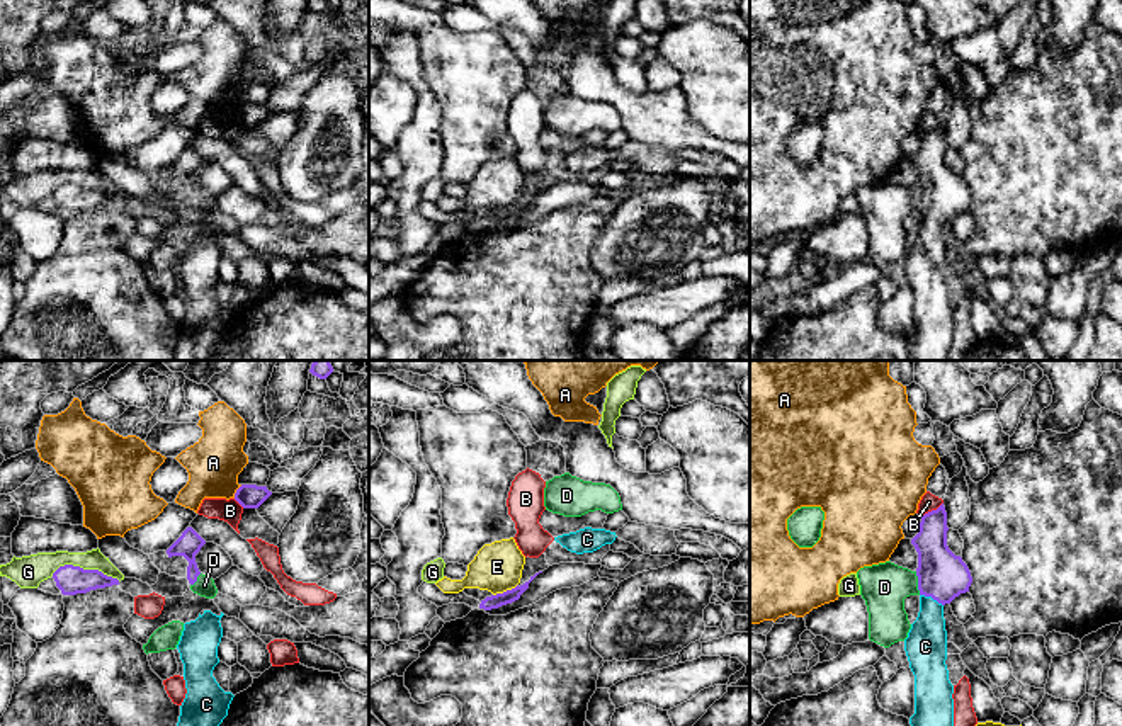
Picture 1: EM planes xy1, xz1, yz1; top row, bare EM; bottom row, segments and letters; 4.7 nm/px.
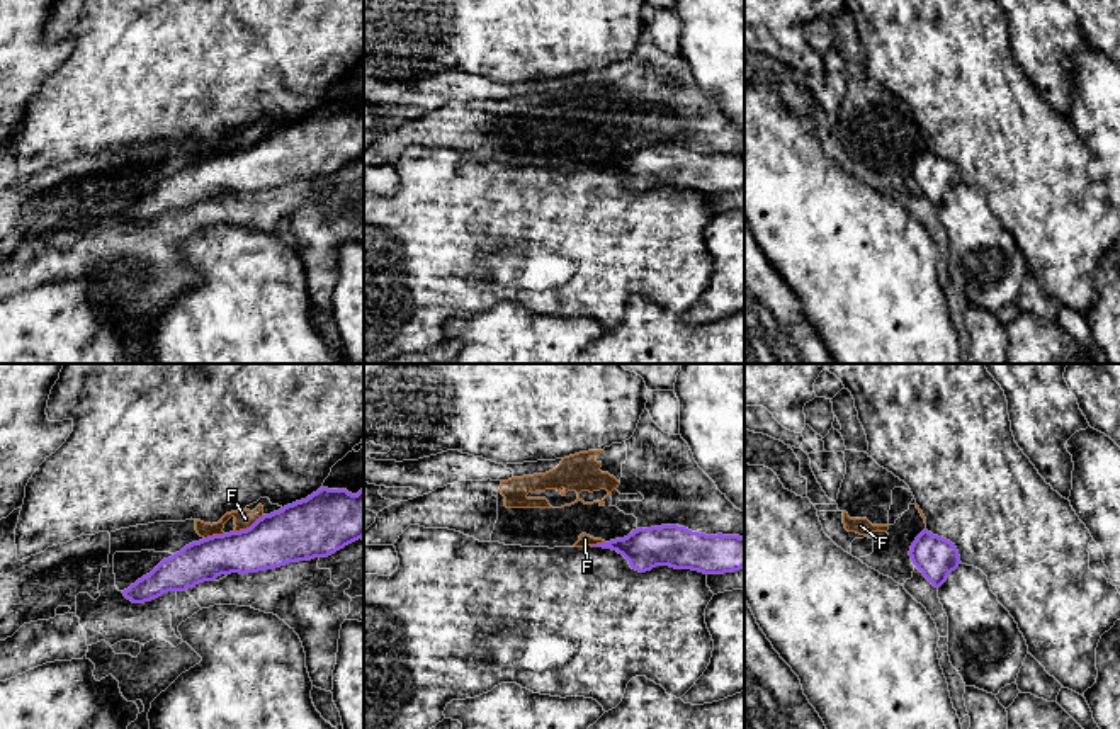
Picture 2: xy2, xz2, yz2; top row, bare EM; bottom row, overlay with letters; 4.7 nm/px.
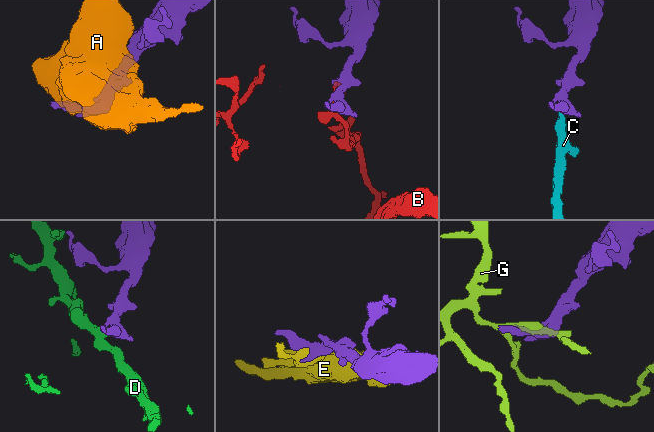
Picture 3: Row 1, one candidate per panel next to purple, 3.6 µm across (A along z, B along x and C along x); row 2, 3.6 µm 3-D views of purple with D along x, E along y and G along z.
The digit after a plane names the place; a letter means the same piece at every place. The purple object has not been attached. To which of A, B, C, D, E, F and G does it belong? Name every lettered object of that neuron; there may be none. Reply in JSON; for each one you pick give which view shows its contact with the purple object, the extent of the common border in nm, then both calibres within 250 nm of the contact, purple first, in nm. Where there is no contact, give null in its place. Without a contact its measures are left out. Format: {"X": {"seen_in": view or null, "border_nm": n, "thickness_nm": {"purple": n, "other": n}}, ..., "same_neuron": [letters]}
{"C": {"seen_in": "yz1", "border_nm": 130, "thickness_nm": {"purple": 240, "other": 200}}, "same_neuron": ["C"]}

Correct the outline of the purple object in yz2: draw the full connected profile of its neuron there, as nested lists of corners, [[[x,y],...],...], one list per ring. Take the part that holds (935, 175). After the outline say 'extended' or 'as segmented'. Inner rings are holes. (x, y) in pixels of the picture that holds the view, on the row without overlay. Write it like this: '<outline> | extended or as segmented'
[[[923,150],[911,165],[909,170],[913,184],[923,192],[923,195],[940,207],[948,194],[955,190],[962,182],[955,163]]] | as segmented

